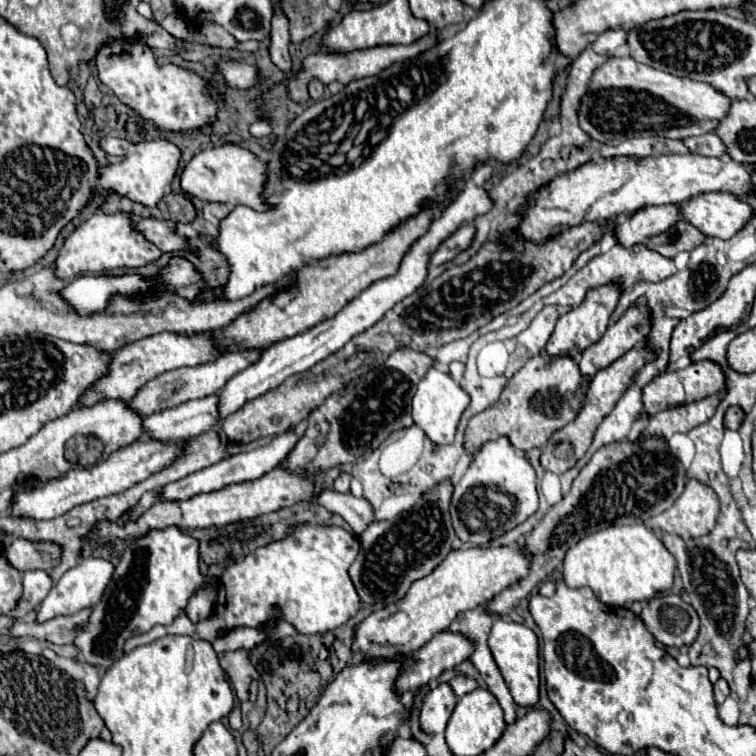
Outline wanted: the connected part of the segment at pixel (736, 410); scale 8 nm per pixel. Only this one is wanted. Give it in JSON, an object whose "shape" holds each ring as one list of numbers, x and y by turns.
{"shape":[[729,407,727,413,725,413,725,427,731,429,731,431,737,431,741,421,743,421,743,409,741,407]]}

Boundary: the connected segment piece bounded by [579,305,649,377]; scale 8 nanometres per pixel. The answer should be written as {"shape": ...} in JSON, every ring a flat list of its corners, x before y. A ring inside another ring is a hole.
{"shape":[[645,305,631,307,615,325,611,325,605,335,587,347,579,359,579,371,583,377,593,377,599,369,605,369,617,361,631,347,645,341,649,331,649,309]]}

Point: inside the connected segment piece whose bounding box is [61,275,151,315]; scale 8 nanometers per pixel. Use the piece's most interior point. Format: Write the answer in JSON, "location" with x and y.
{"location":[87,294]}

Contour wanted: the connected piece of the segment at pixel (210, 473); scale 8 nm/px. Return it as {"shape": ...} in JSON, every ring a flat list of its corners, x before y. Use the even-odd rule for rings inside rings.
{"shape":[[287,429,283,435,277,435,265,443,257,443,257,445,251,445,249,449,243,449,215,465,209,465,207,469,201,469,201,471,195,471,171,485,167,485,161,495,169,501,183,501,183,499,189,499,193,495,199,495,199,493,209,493,209,491,217,491,217,489,223,489,231,483,243,483,243,481,251,481,251,479,259,479,263,477,265,473,269,473,271,469,279,467,279,463,283,463,287,459,287,455,291,453,291,449,297,445,301,433,297,433,295,429]]}

